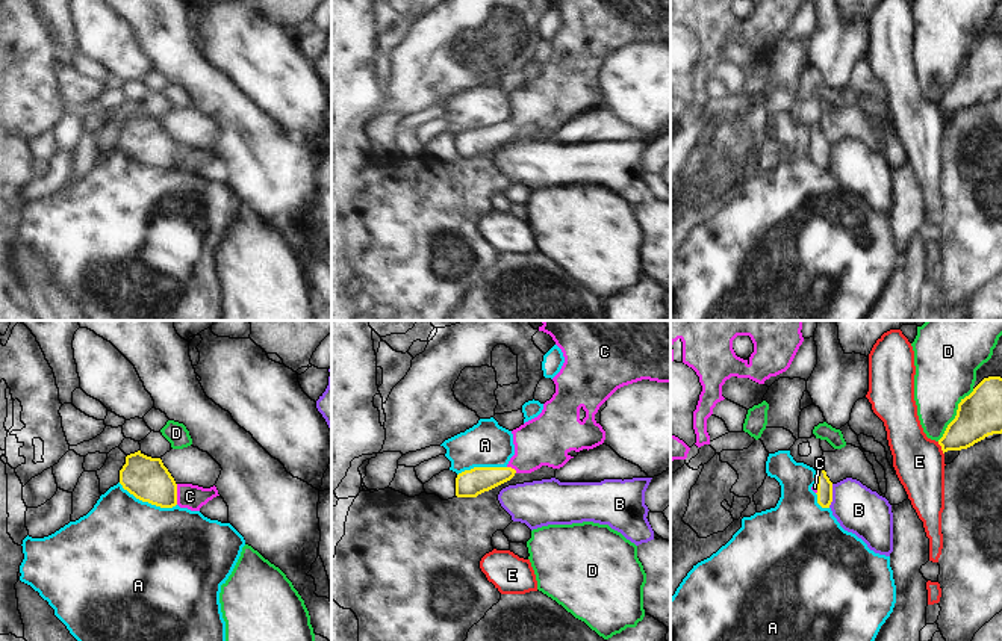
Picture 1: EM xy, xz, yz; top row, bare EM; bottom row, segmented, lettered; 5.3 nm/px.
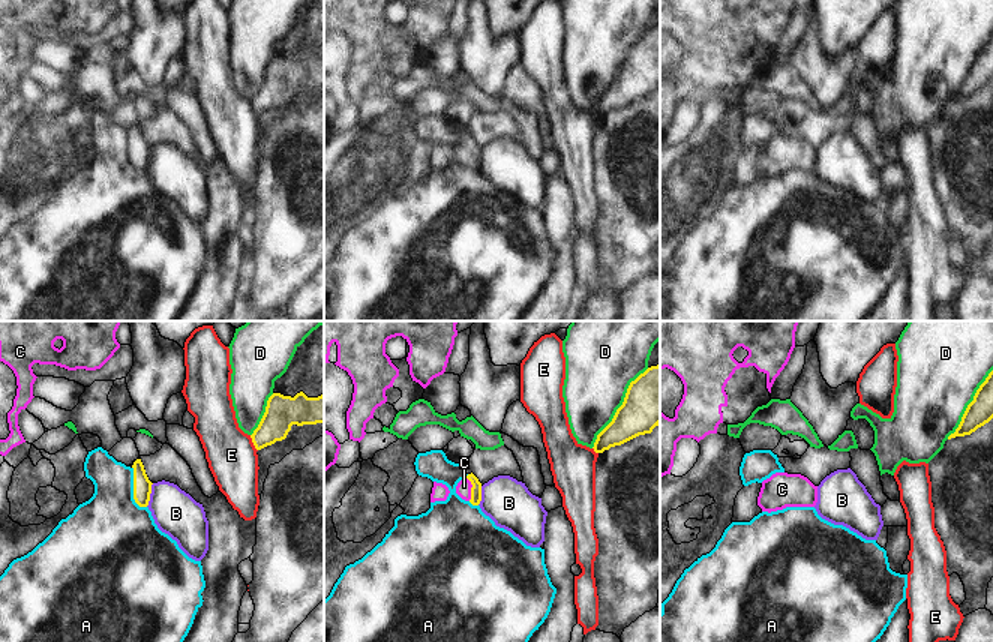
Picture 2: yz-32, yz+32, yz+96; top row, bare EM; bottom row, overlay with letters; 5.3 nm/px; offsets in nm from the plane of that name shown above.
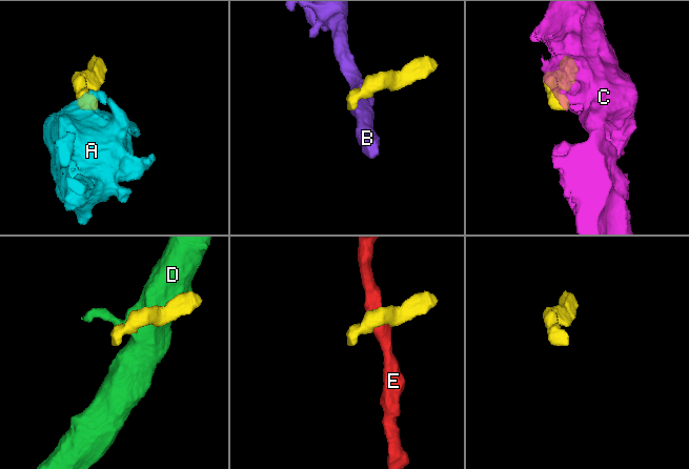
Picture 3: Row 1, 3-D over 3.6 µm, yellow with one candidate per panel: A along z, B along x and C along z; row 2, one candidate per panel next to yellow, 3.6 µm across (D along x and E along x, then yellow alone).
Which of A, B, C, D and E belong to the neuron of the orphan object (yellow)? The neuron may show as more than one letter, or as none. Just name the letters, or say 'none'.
C

